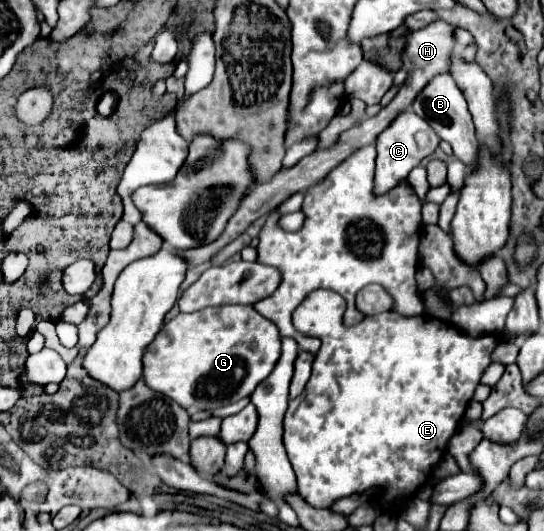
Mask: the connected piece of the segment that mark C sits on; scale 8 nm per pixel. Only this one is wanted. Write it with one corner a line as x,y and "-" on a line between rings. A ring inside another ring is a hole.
411,109
399,113
393,121
391,127
387,127
379,137
377,137
377,171
375,171
375,191
385,193
393,189
401,179
409,175
413,167
417,167
425,157
429,157
439,145
439,137
435,131

